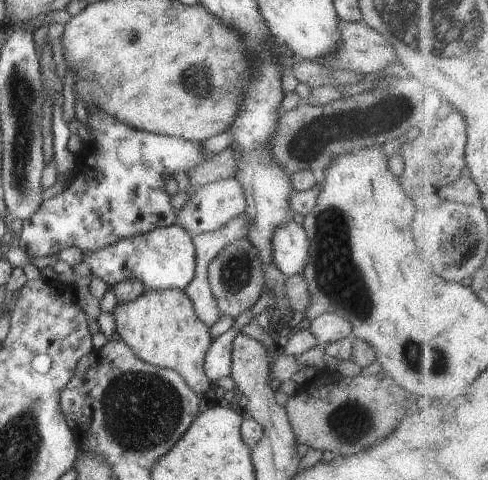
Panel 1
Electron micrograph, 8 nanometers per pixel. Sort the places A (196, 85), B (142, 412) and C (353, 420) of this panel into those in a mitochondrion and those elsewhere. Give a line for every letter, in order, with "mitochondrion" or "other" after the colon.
A: mitochondrion
B: mitochondrion
C: mitochondrion

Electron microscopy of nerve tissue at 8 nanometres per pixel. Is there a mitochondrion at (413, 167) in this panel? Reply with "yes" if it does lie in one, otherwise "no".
no

